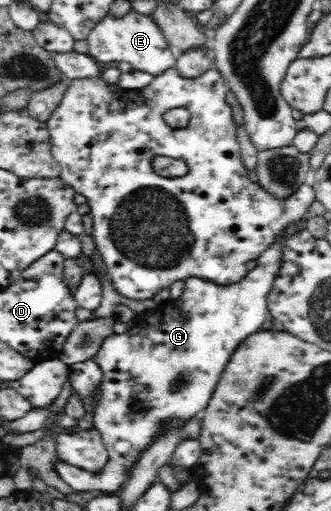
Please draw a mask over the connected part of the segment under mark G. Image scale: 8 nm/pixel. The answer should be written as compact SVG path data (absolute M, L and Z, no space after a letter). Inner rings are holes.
M305 219L285 227L278 234L275 242L256 258L257 265L239 282L222 285L197 277L185 279L185 288L179 298L170 300L170 303L166 301L145 314L138 314L133 327L124 333L114 332L103 340L99 352L92 358L103 373L99 385L101 398L94 410L93 427L101 434L109 459L101 472L87 472L57 460L56 472L72 490L77 492L97 490L114 494L125 486L128 473L140 455L164 434L166 423L174 421L187 423L194 417L200 417L203 410L208 408L208 403L231 355L250 334L263 330L263 322L270 318L267 300L273 280L276 279L282 263L283 242L303 228L306 228ZM184 379L181 388L175 391L173 384Z

